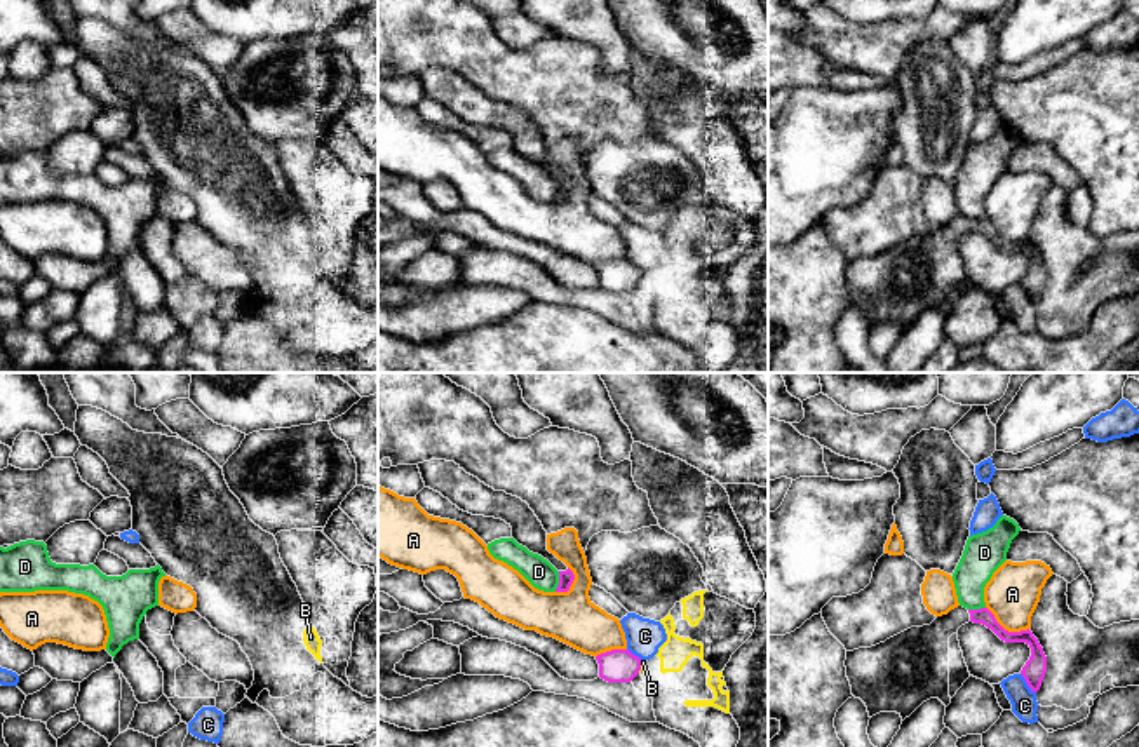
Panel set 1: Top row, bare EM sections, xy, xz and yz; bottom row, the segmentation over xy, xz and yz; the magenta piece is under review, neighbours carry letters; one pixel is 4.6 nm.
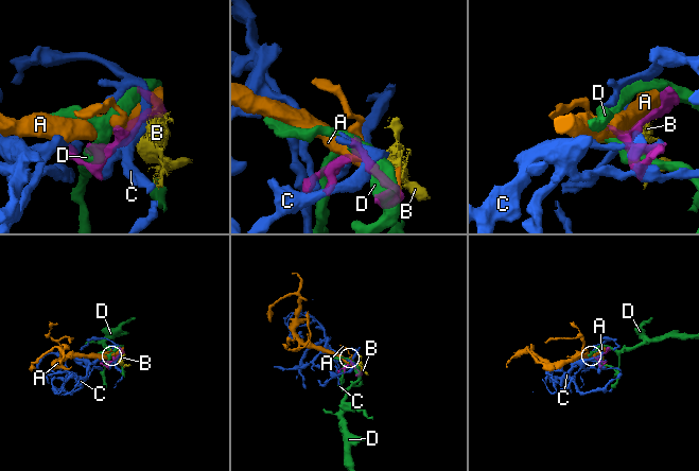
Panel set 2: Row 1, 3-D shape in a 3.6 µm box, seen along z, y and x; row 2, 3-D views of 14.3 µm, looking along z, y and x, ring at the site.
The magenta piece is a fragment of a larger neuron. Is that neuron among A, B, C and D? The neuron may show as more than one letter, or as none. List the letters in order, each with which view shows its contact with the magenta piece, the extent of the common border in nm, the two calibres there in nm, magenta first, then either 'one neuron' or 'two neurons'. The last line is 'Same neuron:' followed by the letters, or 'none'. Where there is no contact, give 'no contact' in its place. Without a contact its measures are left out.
A: contact in yz; length 220 nm; calibres 100 and 260 nm; two neurons
B: contact in xz; length 60 nm; calibres 160 and 20 nm; two neurons
C: contact in yz; length 120 nm; calibres 100 and 120 nm; two neurons
D: contact in xz; length 100 nm; calibres 70 and 140 nm; two neurons
Same neuron: none

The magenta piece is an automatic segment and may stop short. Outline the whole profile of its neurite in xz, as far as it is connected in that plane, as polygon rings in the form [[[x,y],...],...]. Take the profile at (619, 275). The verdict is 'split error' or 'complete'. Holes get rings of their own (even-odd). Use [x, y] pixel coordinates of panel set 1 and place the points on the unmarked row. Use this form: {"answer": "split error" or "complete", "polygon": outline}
{"answer": "complete", "polygon": [[[611,259],[596,266],[599,287],[608,293],[630,293],[641,280],[641,268],[629,259]]]}

